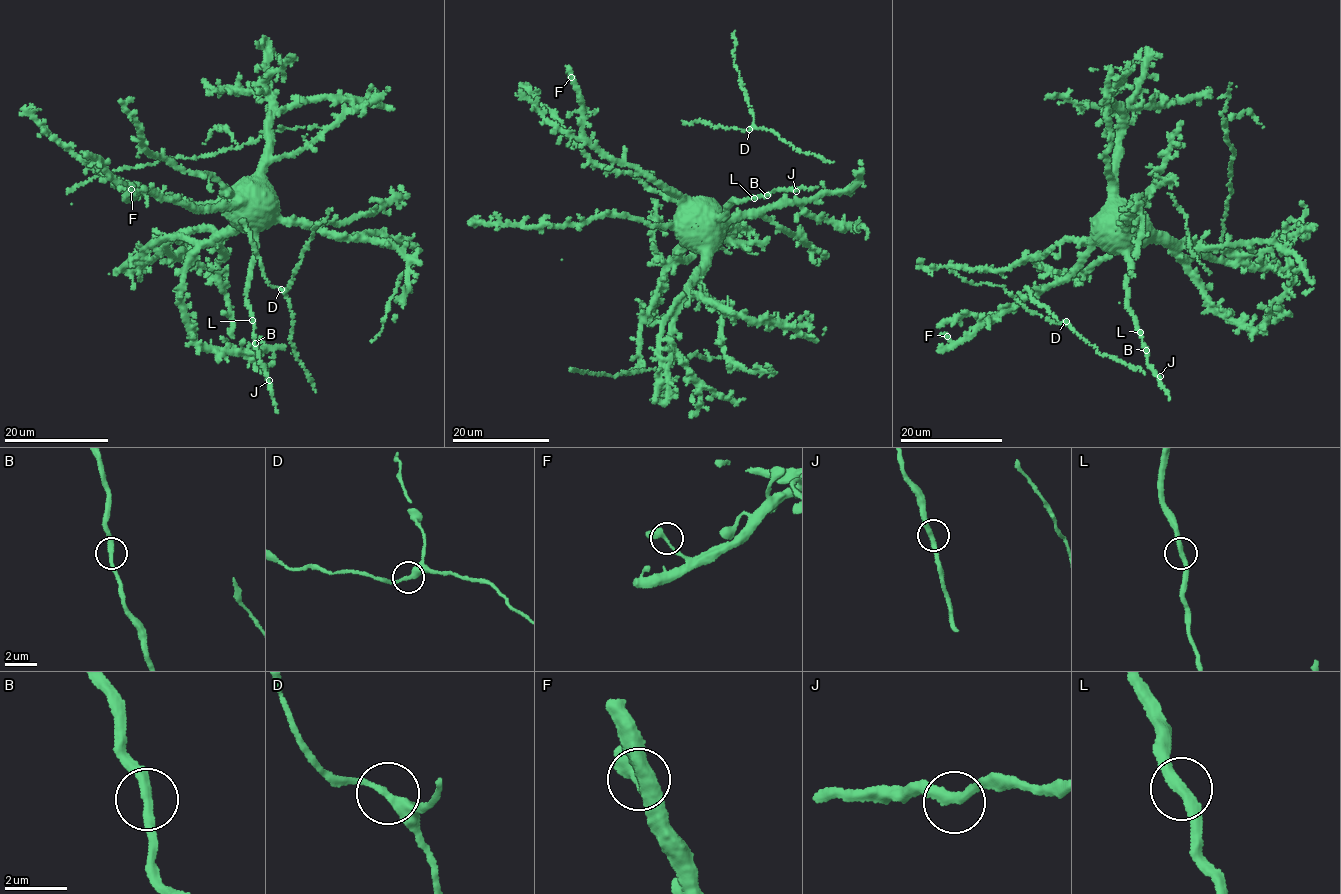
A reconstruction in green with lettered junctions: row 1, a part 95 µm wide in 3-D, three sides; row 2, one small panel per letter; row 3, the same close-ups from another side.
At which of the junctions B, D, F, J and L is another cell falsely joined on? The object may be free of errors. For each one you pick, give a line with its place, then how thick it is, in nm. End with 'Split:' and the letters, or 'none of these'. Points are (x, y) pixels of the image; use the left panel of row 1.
Split: none of these

